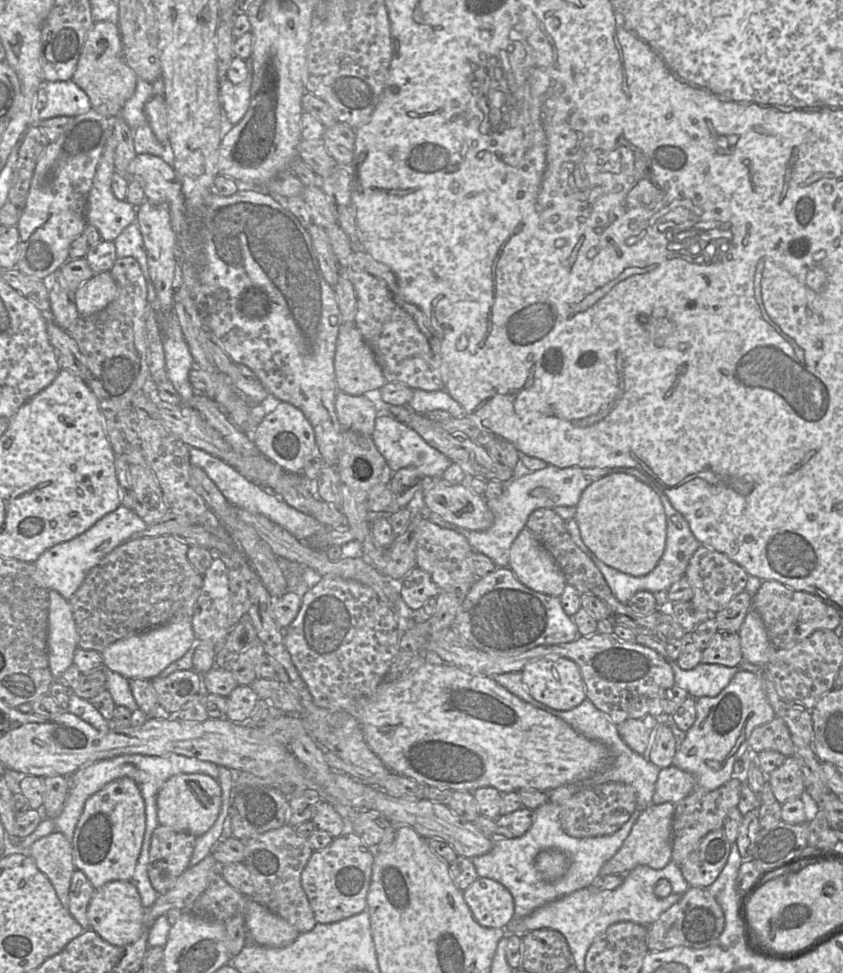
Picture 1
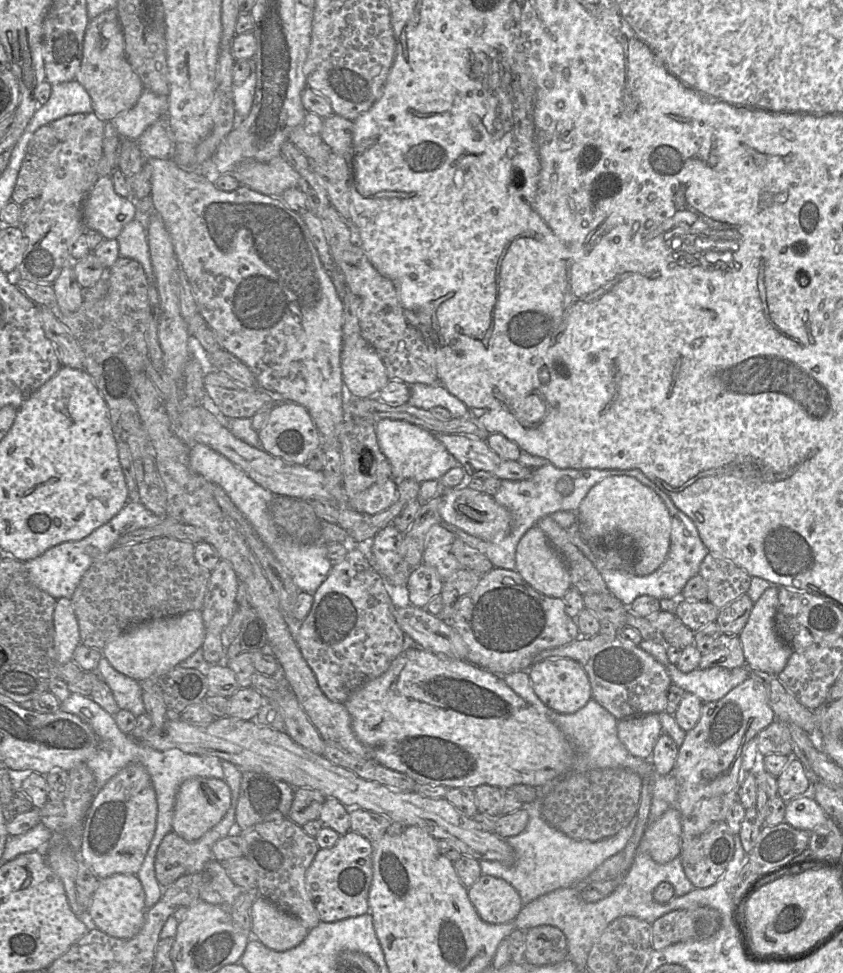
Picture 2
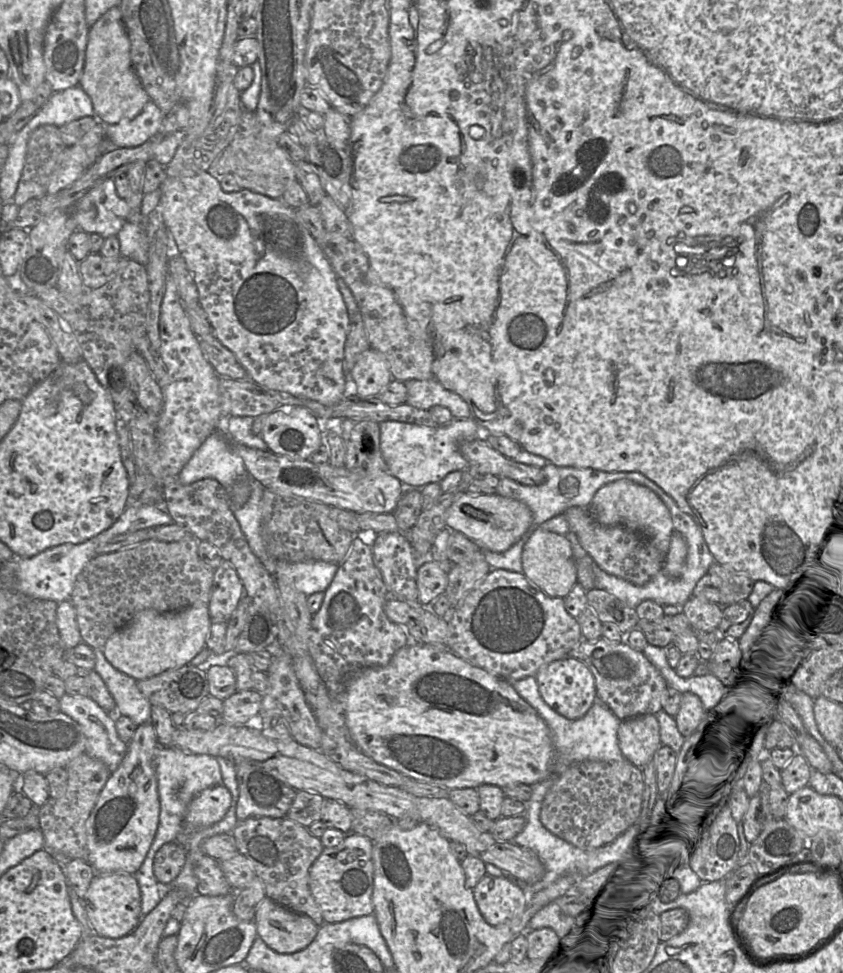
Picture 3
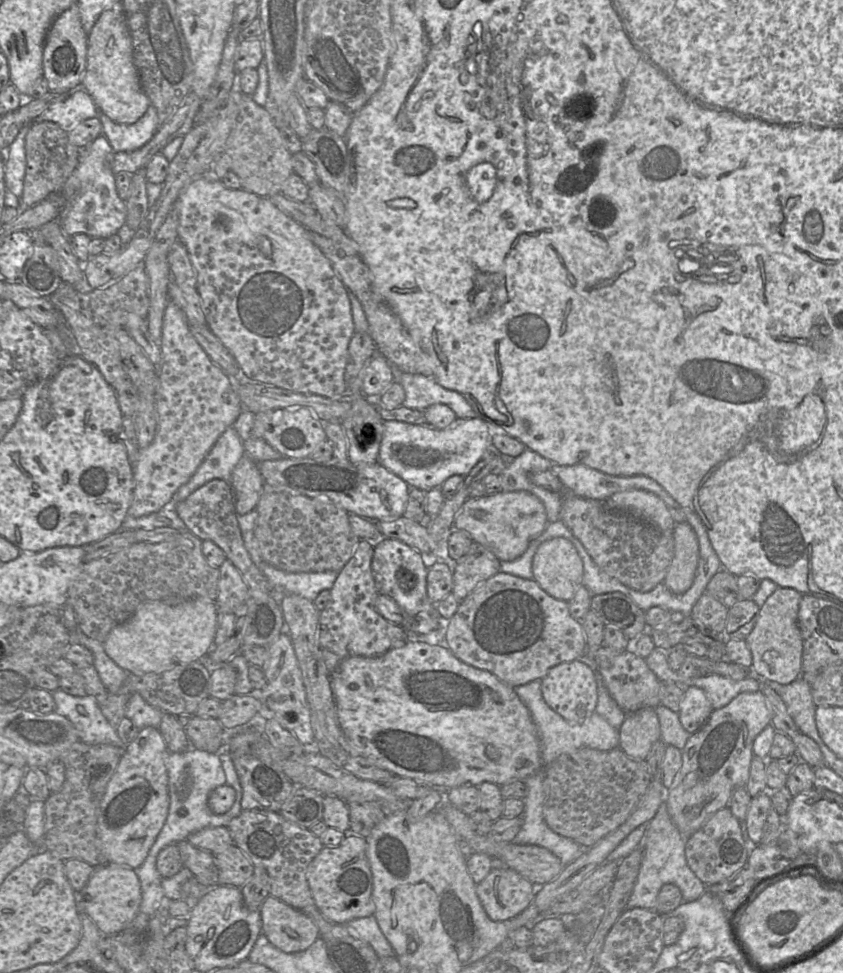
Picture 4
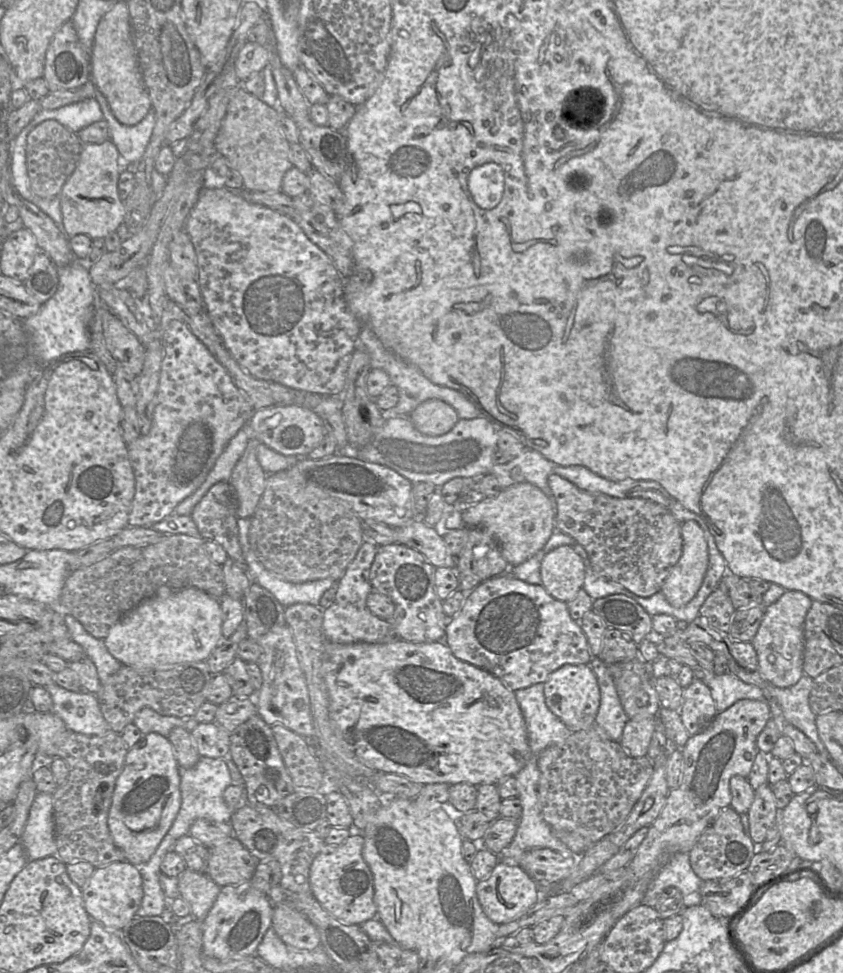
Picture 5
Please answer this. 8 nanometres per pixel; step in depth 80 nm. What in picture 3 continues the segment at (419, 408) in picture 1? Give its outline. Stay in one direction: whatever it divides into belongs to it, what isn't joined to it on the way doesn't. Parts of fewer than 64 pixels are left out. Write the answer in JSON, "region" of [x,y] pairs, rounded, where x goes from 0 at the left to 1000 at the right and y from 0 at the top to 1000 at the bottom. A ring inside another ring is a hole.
{"region":[[[516,388],[509,391],[483,391],[482,414],[496,420],[509,421],[514,417],[527,417],[540,431],[560,430],[560,421],[542,404],[529,400]]]}

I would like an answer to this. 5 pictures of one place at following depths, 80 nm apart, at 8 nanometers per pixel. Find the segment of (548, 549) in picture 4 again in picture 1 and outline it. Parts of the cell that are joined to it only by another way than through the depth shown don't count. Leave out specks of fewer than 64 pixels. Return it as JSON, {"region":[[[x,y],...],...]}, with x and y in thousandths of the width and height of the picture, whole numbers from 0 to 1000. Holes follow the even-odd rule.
{"region":[[[624,542],[606,560],[604,584],[619,600],[644,610],[664,614],[673,601],[654,569]]]}

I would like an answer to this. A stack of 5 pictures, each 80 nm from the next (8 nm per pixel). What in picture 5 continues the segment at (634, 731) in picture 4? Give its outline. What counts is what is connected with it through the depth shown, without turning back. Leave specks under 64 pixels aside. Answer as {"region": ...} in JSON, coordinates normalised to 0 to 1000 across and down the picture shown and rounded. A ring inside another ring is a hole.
{"region":[[[778,738],[746,739],[733,762],[750,779],[766,777],[778,747]]]}

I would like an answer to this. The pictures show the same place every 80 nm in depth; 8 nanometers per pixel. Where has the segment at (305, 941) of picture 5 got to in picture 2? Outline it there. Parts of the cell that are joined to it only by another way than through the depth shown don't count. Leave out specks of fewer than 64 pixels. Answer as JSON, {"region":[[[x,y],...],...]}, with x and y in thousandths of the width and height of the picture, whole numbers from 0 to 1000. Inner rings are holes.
{"region":[[[307,921],[298,933],[298,964],[306,965],[316,973],[336,978],[353,972],[367,955],[350,941],[333,935],[325,928]]]}

